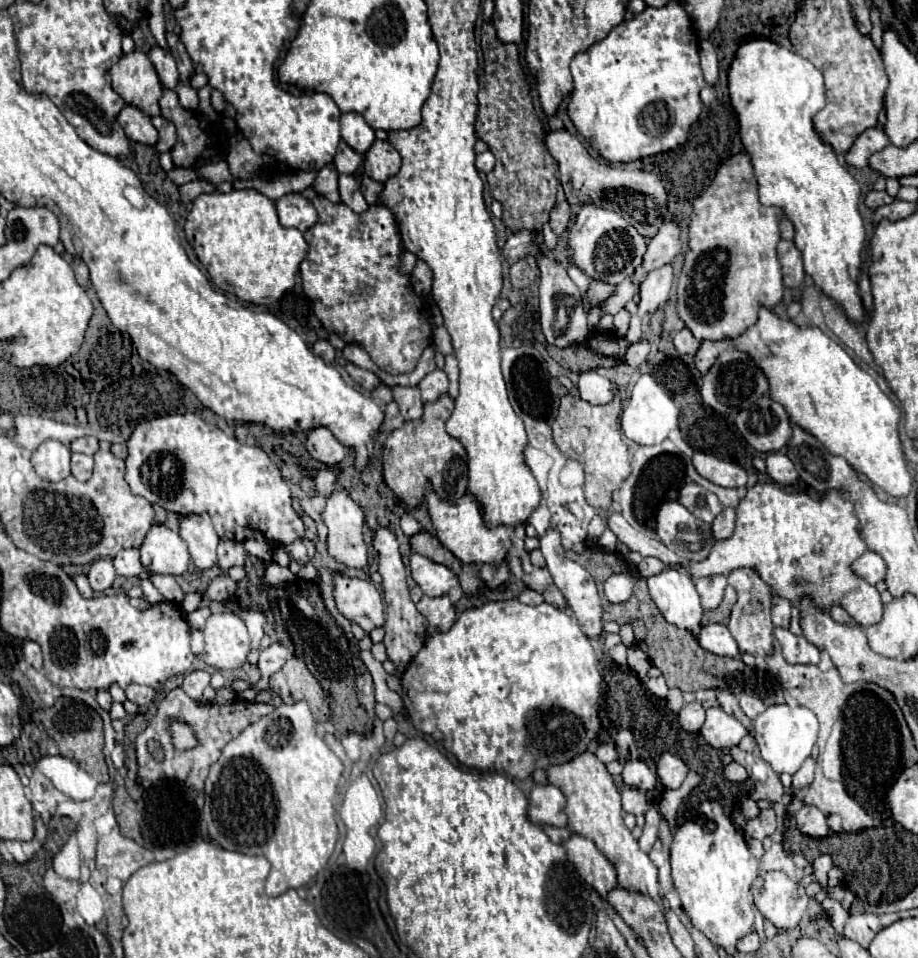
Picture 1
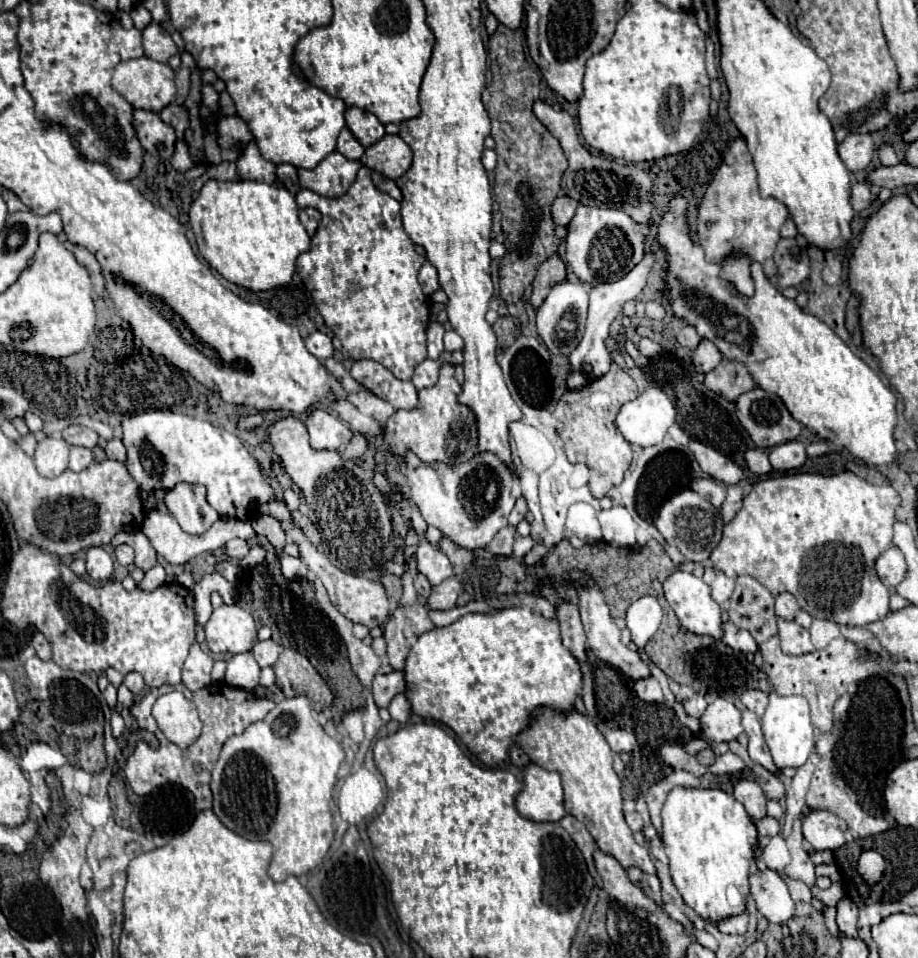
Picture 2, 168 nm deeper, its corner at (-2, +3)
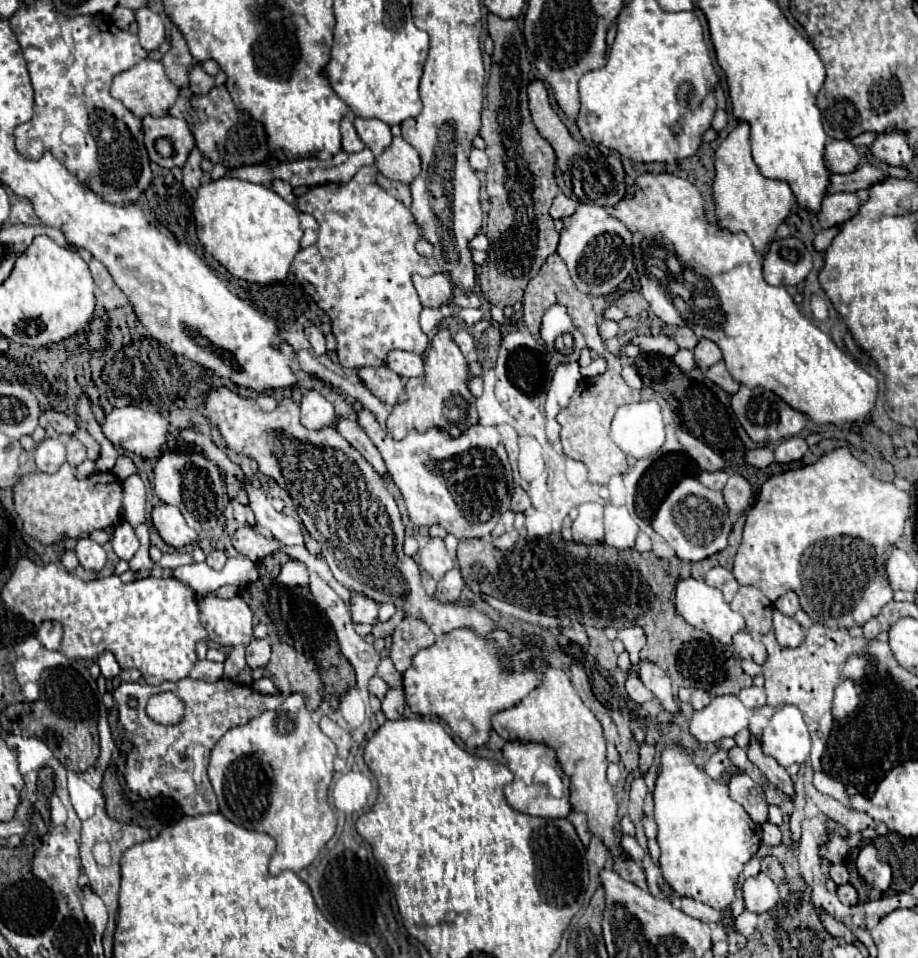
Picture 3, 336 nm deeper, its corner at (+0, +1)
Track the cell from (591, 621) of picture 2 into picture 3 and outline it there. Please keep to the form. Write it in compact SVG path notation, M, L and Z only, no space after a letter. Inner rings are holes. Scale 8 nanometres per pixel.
M639 659L639 663L631 665L627 673L635 671L635 667L639 667L639 679L643 679L643 685L653 691L653 695L661 701L661 705L667 711L677 713L679 705L675 701L675 695L673 695L673 689L671 689L671 679L667 677L667 673L661 671L655 663L651 663L647 659Z

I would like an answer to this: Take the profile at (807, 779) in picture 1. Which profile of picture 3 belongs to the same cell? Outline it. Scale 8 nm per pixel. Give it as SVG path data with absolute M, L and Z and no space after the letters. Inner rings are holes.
M841 681L835 689L835 699L833 699L833 707L831 707L833 721L841 721L841 719L849 717L855 711L857 703L859 703L857 685L853 681Z

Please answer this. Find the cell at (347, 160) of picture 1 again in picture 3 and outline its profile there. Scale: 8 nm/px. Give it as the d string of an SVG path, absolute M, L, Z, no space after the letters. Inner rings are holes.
M345 117L341 121L341 145L343 145L343 151L347 151L347 153L359 153L359 151L365 149L363 141L359 139L359 135L357 135L349 117Z

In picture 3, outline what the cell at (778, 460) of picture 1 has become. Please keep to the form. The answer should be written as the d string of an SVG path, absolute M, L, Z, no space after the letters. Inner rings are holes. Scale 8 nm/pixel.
M789 437L785 441L781 441L775 447L775 461L777 463L793 463L799 461L807 451L807 443L803 437Z

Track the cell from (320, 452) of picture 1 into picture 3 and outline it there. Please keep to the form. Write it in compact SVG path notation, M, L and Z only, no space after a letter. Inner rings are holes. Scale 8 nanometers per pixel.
M309 391L301 401L301 423L307 429L321 431L323 427L335 427L333 405L317 391Z

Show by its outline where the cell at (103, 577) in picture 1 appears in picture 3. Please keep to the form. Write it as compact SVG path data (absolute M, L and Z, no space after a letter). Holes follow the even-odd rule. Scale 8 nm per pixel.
M83 537L83 539L77 541L75 553L77 553L81 567L87 569L87 571L101 571L107 563L107 555L105 555L103 547L89 537Z

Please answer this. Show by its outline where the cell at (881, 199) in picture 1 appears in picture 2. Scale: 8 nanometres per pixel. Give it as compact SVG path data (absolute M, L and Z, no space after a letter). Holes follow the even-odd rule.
M853 183L853 187L851 187L851 205L853 205L855 211L863 211L873 201L875 201L875 195L871 195L869 185L865 185L865 183Z

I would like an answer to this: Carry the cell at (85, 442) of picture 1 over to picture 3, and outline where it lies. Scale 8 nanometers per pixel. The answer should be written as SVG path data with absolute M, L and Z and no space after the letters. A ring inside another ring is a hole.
M49 409L47 413L47 421L53 425L53 429L59 433L59 435L73 435L75 431L79 431L79 423L63 413L57 413L53 409Z

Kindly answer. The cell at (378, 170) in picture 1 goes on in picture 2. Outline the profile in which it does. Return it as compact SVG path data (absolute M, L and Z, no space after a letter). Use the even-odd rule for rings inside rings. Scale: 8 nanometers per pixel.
M385 135L381 141L365 149L361 163L395 181L409 171L413 163L413 151L399 135Z

